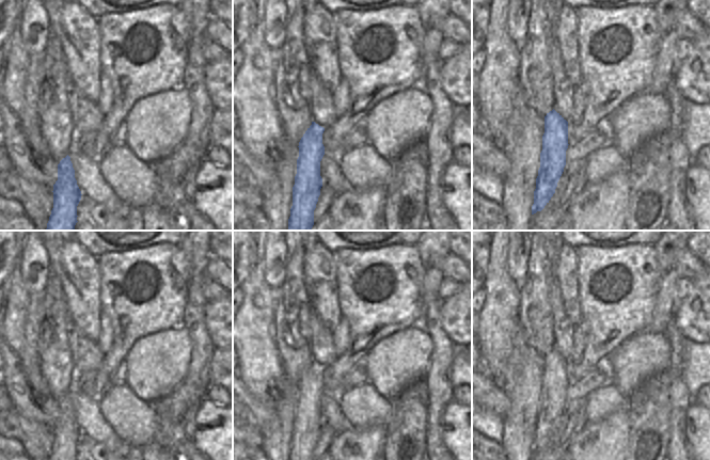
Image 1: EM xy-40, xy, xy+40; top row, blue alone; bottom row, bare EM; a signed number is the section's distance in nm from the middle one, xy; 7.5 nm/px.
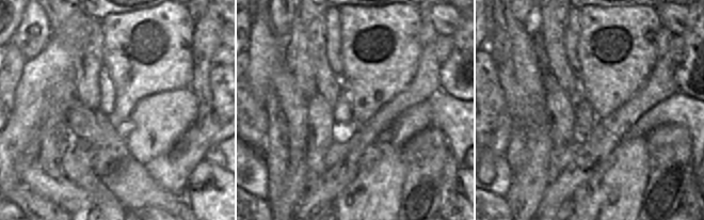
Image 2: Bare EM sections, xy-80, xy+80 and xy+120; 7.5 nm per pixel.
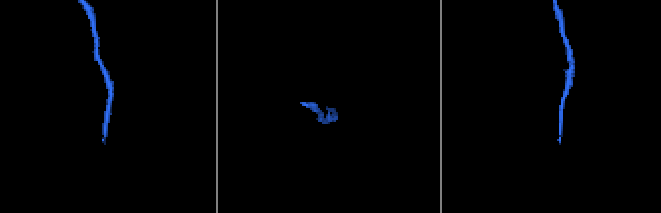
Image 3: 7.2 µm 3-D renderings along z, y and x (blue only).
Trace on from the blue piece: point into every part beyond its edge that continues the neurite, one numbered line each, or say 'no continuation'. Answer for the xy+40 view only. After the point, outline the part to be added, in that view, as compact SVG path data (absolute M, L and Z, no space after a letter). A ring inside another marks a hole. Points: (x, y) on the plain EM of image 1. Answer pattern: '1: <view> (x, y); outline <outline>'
no continuation

